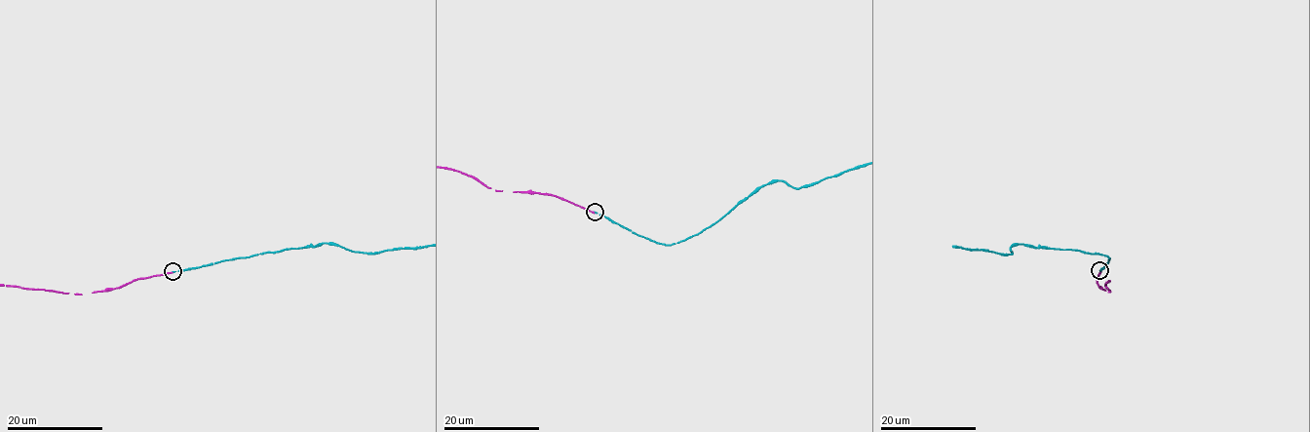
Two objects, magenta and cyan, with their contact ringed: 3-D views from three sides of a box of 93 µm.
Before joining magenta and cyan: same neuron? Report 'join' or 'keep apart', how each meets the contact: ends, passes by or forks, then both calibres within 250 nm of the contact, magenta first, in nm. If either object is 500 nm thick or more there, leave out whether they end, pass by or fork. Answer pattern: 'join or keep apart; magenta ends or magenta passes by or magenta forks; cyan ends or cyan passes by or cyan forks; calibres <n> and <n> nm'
keep apart; magenta ends; cyan ends; calibres 150 and 110 nm

